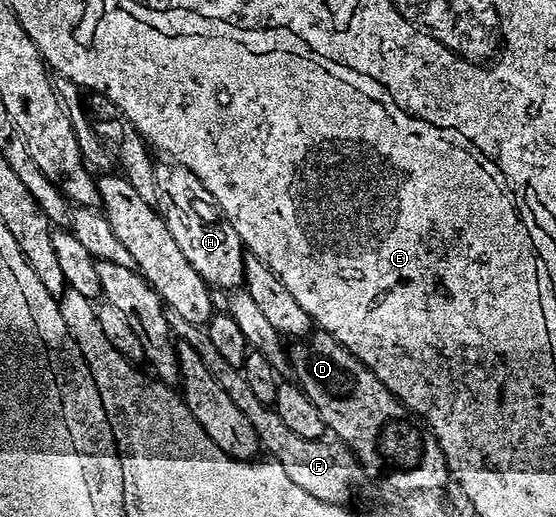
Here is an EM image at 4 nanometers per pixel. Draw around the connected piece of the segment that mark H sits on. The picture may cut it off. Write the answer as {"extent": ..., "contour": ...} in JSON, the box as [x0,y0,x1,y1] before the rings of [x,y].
{"extent":[154,163,246,290],"contour":[[[175,163],[156,165],[154,171],[154,191],[156,204],[154,206],[161,219],[170,227],[170,235],[174,235],[174,243],[178,243],[182,255],[198,275],[213,290],[239,290],[244,284],[244,258],[246,250],[240,241],[238,231],[225,219],[217,208],[214,195],[202,187],[202,179],[194,175],[184,165]]]}

